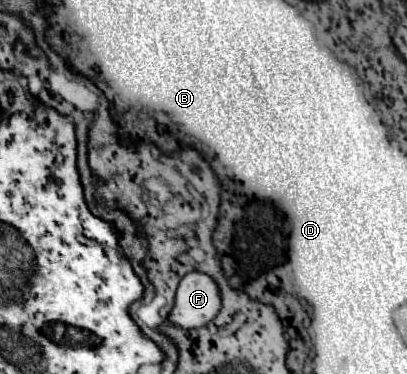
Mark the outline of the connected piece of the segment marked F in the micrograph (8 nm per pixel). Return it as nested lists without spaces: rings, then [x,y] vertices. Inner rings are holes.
[[[188,272],[178,286],[170,320],[182,328],[200,328],[208,324],[222,308],[216,280],[204,272]]]

